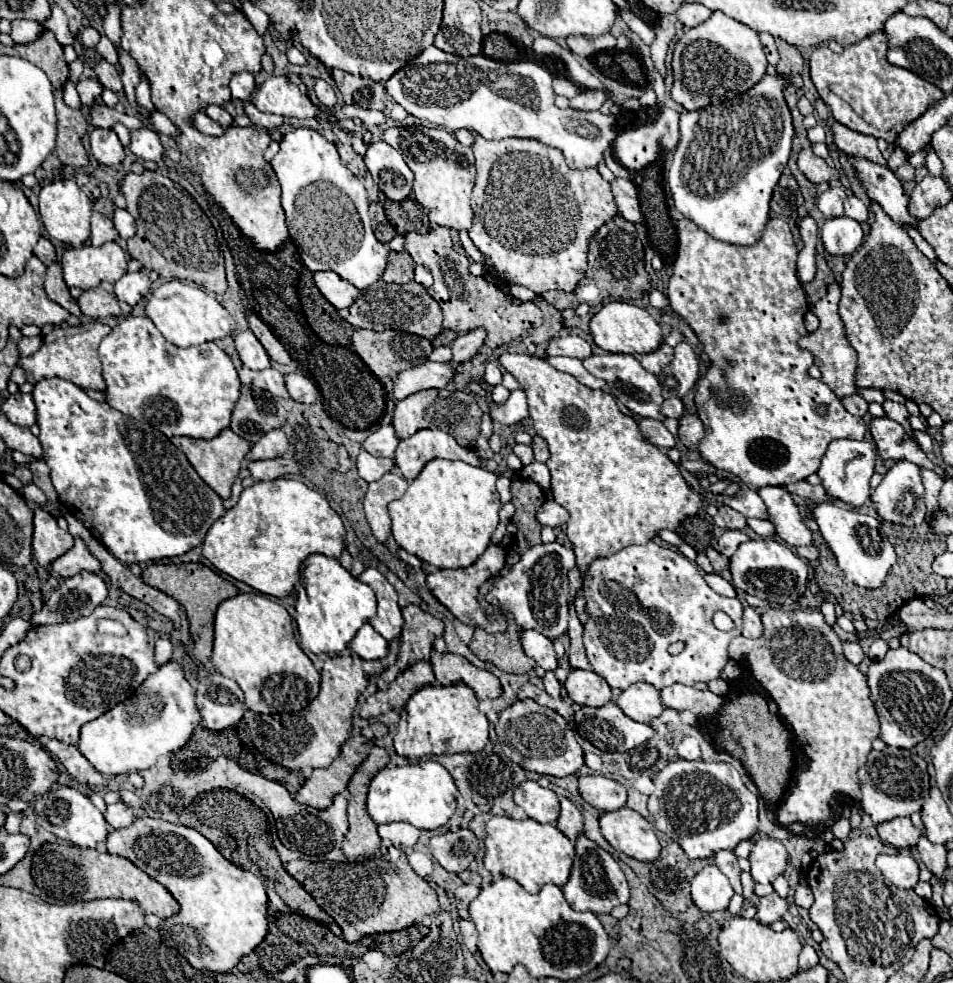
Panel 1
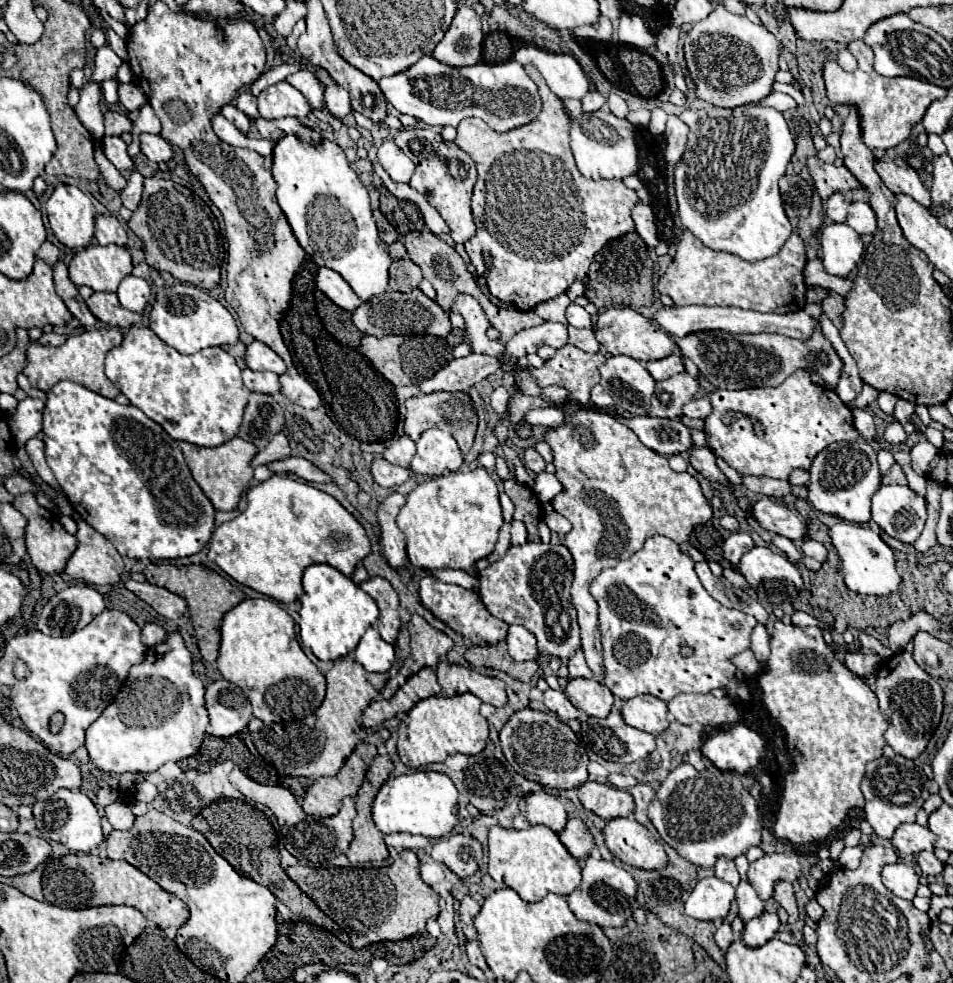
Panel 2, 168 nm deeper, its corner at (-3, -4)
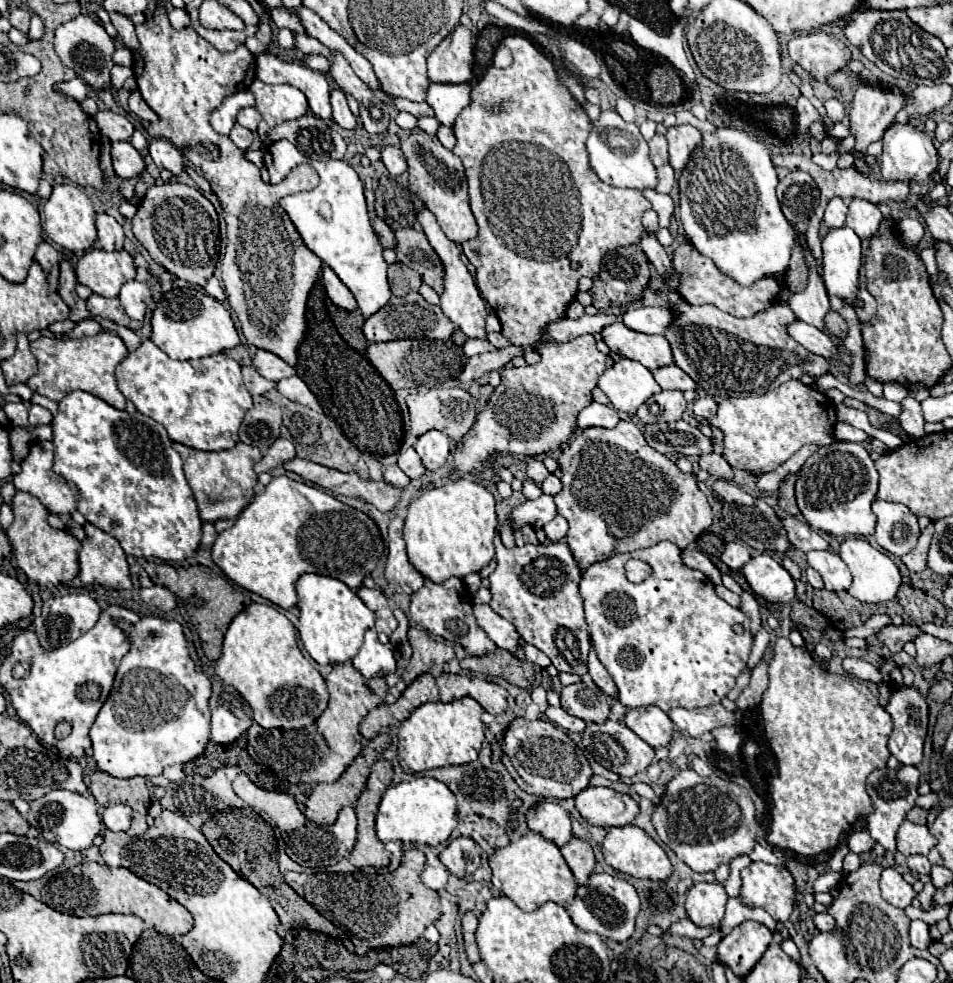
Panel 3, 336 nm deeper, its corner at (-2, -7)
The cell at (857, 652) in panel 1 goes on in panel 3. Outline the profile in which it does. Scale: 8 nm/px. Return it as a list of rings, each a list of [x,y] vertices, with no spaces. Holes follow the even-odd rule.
[[[844,658],[842,662],[844,670],[850,674],[850,676],[856,676],[858,680],[870,680],[870,682],[876,682],[880,684],[882,682],[882,672],[880,668],[876,668],[874,664],[862,660],[862,658]]]

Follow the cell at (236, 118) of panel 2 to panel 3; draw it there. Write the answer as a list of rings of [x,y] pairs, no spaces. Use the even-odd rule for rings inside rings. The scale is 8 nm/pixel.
[[[234,124],[232,132],[230,132],[230,138],[232,138],[232,142],[234,142],[238,148],[242,148],[242,150],[248,150],[250,144],[252,144],[252,140],[254,140],[252,132],[250,132],[248,128],[240,126],[240,124]]]

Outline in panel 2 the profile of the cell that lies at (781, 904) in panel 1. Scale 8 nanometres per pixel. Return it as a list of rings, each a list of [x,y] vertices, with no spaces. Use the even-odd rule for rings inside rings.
[[[763,913],[763,915],[751,919],[749,923],[745,923],[741,941],[747,947],[761,947],[769,939],[775,937],[777,929],[779,929],[779,917],[775,913]]]

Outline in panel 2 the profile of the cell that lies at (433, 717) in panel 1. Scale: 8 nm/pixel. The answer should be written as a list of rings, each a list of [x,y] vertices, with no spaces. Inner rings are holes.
[[[463,693],[455,697],[427,697],[421,699],[401,721],[397,751],[407,767],[421,767],[429,763],[443,763],[449,755],[477,755],[483,751],[489,737],[487,719],[479,715],[481,699],[473,693]]]

